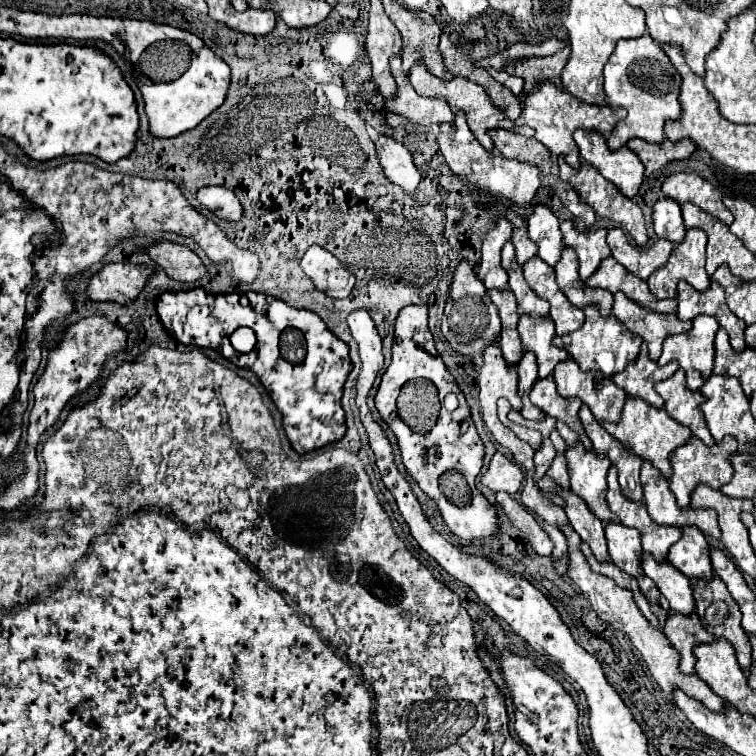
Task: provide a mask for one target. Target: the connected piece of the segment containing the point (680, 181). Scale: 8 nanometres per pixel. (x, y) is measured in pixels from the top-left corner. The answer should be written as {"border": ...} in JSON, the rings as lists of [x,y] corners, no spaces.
{"border":[[[681,172],[681,174],[667,176],[661,190],[663,190],[665,198],[675,200],[677,204],[691,202],[691,204],[699,206],[703,212],[711,214],[713,218],[719,218],[727,226],[731,226],[731,222],[733,222],[733,214],[721,202],[721,192],[693,172],[691,174]]]}

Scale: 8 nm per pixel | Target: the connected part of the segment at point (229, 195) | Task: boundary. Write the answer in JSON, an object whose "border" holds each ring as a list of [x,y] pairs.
{"border":[[[205,186],[197,192],[197,200],[203,208],[213,212],[221,220],[239,220],[243,208],[237,196],[223,186]]]}

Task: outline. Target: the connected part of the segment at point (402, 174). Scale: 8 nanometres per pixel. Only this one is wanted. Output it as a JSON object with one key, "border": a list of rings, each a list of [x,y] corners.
{"border":[[[379,136],[375,140],[375,148],[387,180],[401,186],[407,194],[411,194],[417,188],[421,174],[417,172],[409,150],[389,136]]]}

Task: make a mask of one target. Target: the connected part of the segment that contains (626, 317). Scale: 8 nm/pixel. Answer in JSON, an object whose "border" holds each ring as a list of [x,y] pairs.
{"border":[[[615,294],[613,316],[635,336],[641,336],[649,346],[649,358],[653,362],[661,356],[661,346],[667,336],[683,334],[691,330],[691,322],[679,322],[675,314],[647,314],[641,306],[635,306],[625,294]]]}

